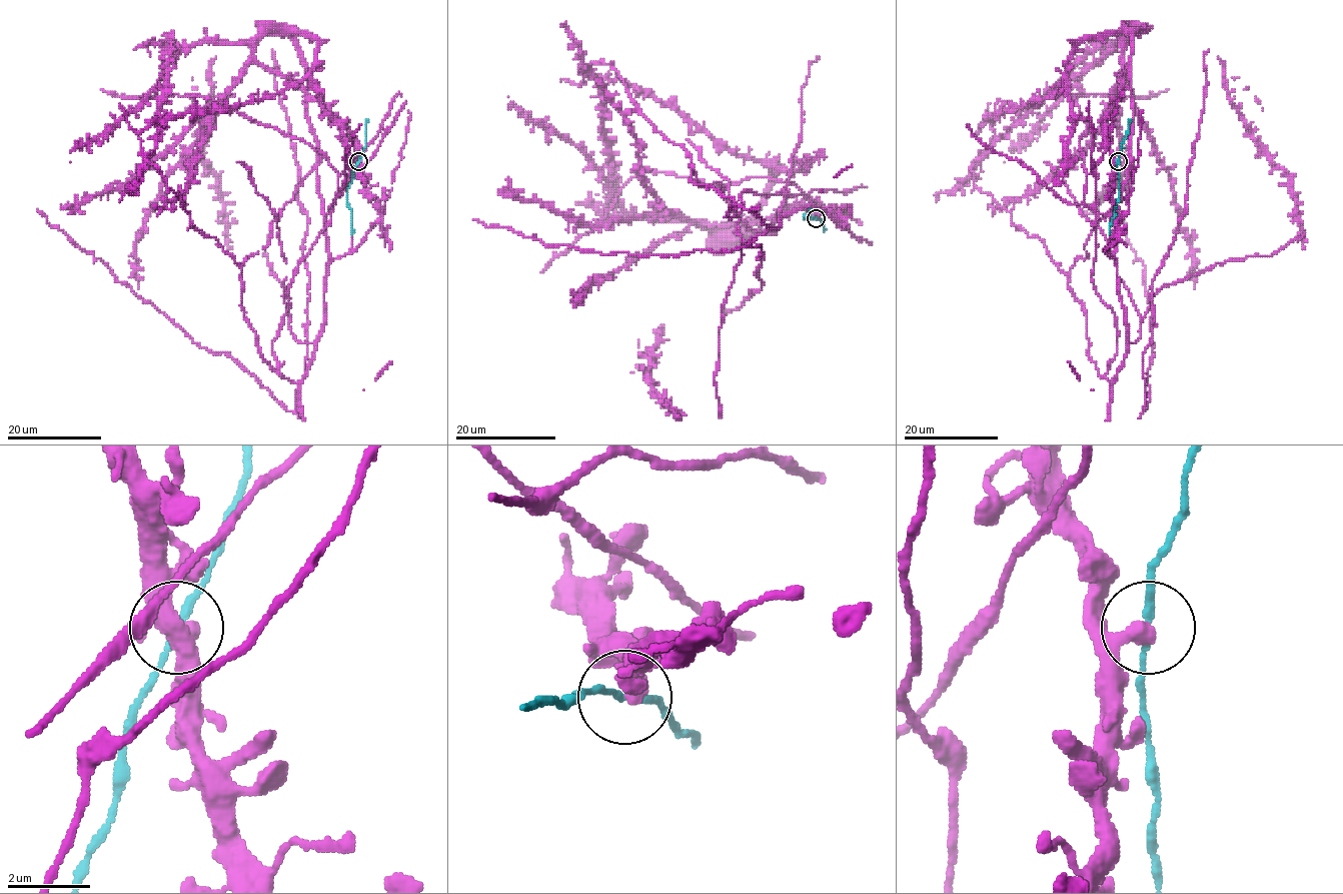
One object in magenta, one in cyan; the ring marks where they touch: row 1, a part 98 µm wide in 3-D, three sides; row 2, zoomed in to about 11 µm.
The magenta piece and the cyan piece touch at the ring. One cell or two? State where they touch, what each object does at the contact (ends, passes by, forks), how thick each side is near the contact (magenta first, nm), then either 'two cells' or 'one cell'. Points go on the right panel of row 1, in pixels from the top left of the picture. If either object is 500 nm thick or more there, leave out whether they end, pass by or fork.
place (1118, 161); magenta ends; cyan passes by; calibres 400 and 160 nm; one cell

